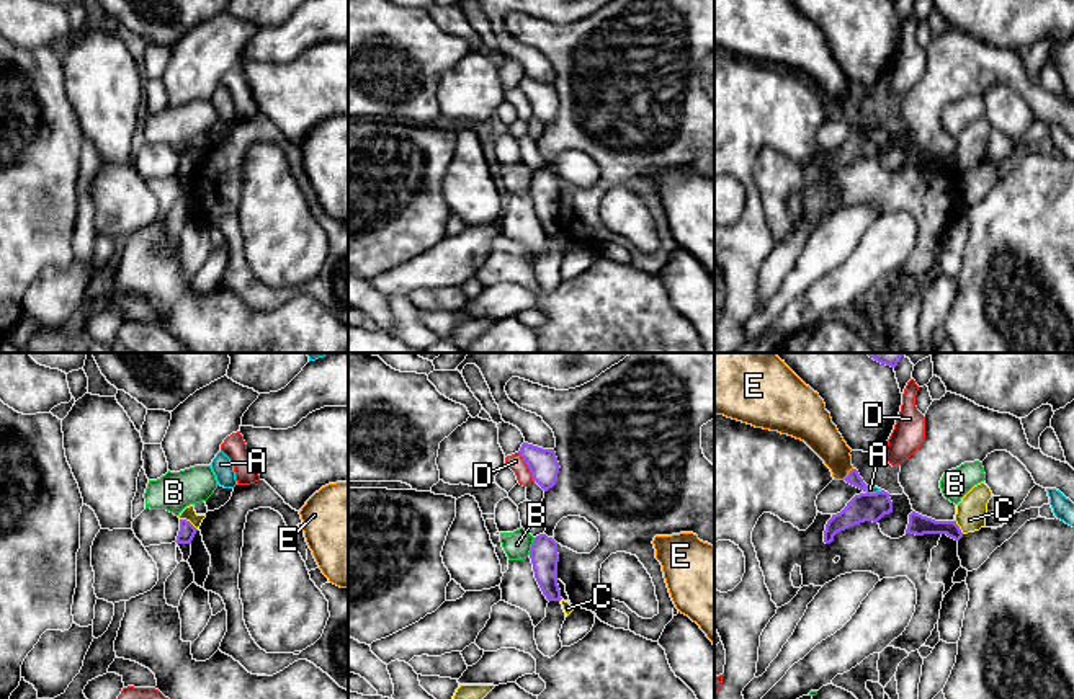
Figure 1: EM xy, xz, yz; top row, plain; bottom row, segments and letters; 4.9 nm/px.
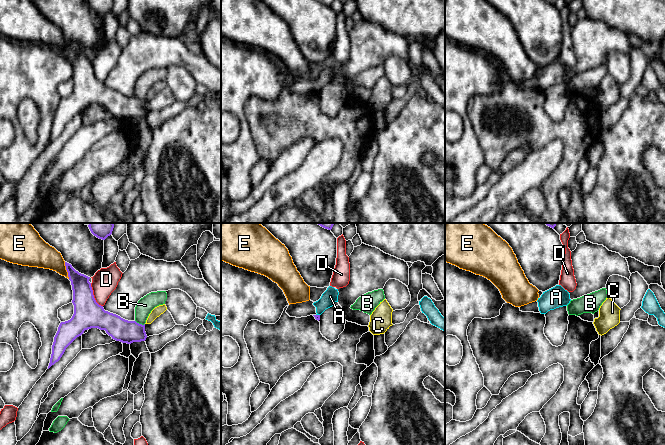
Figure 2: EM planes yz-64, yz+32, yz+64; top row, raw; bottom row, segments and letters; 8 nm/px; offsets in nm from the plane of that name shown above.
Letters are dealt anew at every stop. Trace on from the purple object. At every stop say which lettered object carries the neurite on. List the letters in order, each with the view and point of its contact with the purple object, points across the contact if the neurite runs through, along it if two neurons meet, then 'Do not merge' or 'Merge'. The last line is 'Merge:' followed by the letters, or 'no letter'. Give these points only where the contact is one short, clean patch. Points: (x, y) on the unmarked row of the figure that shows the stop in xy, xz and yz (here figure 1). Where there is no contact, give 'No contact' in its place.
A: Touches purple at yz (873, 128). Boundary: yz (865, 123), (870, 126), (881, 124). Do not merge
B: Touches purple at xz (532, 180). Boundary: xz (535, 172), (528, 188). Do not merge
C: Touches purple at xy (188, 155). Boundary: xy (180, 152), (185, 152), (196, 164). Do not merge
D: Touches purple at xz (527, 98). Do not merge
E: Touches purple at yz (849, 108). Do not merge
Merge: no letter

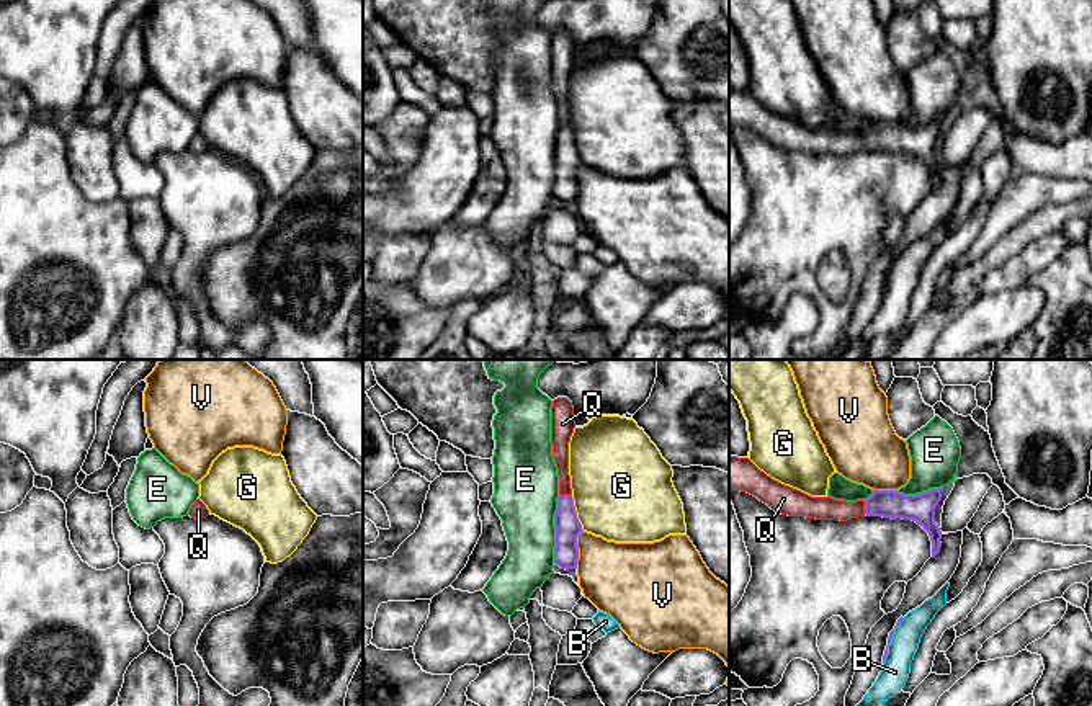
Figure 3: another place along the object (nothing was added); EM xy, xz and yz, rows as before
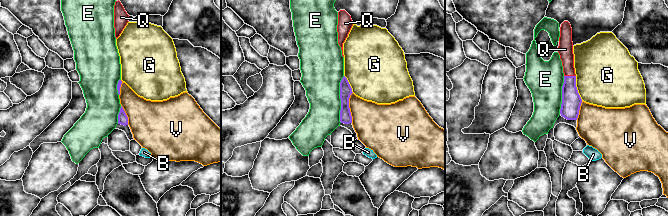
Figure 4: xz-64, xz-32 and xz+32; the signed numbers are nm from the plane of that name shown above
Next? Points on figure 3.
B: Touches purple at yz (890, 275). Do not merge
E: Touches purple at xz (556, 164). Do not merge
G: Touches purple at xz (576, 147). Do not merge
Q: Touches purple at yz (865, 141). Merge
V: Touches purple at xz (577, 183). Do not merge
Merge: Q

